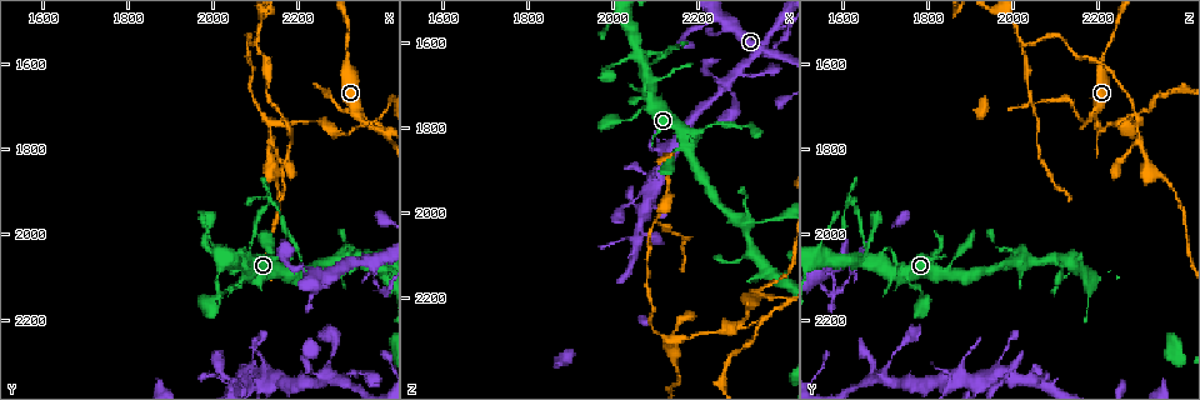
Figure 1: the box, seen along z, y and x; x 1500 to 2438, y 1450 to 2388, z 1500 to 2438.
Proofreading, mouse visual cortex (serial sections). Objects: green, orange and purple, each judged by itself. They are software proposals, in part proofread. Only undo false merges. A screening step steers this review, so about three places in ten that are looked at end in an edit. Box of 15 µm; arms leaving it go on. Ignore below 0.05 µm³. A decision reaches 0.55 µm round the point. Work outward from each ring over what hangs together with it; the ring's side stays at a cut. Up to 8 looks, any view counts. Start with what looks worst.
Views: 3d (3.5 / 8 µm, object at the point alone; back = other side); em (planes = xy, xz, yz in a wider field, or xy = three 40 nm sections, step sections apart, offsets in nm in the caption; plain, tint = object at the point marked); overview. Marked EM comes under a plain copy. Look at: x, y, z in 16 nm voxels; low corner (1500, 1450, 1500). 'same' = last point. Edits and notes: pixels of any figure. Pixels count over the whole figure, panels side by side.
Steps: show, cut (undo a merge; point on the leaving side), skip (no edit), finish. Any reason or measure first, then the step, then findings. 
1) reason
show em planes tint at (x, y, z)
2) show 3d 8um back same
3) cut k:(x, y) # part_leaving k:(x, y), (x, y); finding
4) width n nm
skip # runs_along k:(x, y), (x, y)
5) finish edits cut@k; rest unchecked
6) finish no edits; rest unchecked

three-way junction
show 3d 3.5um at (2350, 1730, 2185)

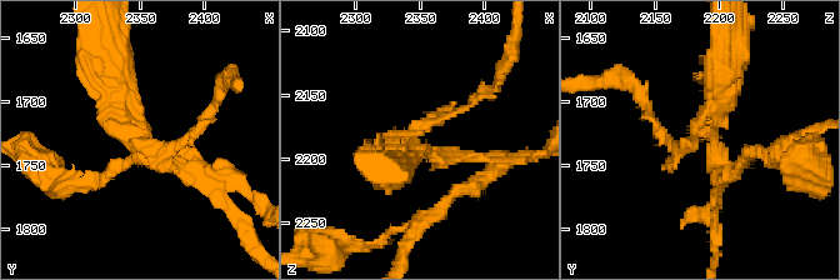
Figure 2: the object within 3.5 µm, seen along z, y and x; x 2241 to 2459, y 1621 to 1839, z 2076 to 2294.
arms 3; arm_widths 100, 200, 450 nm
show em xy step 2 tint at (2346, 1726, 2186)

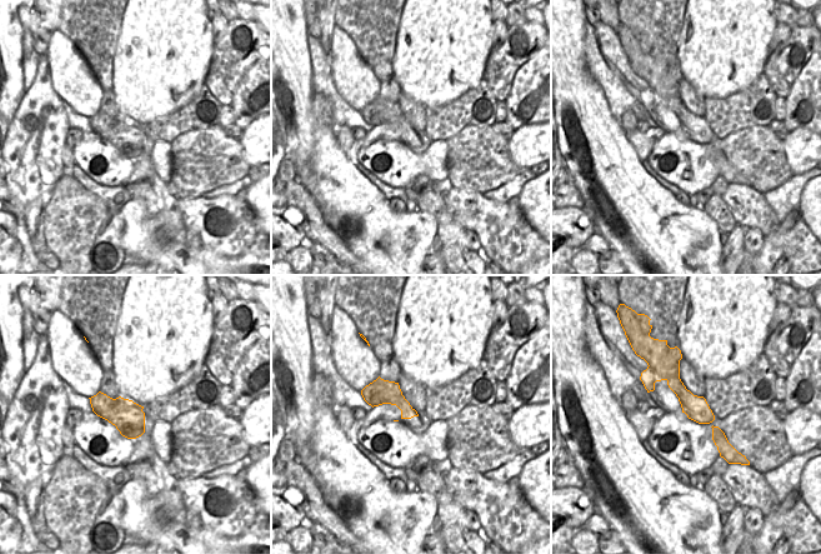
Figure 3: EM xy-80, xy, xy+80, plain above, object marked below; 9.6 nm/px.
cut 2:(671, 165) # two cells meet here

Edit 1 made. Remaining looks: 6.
show em planes tint at (2130, 1920, 1625)

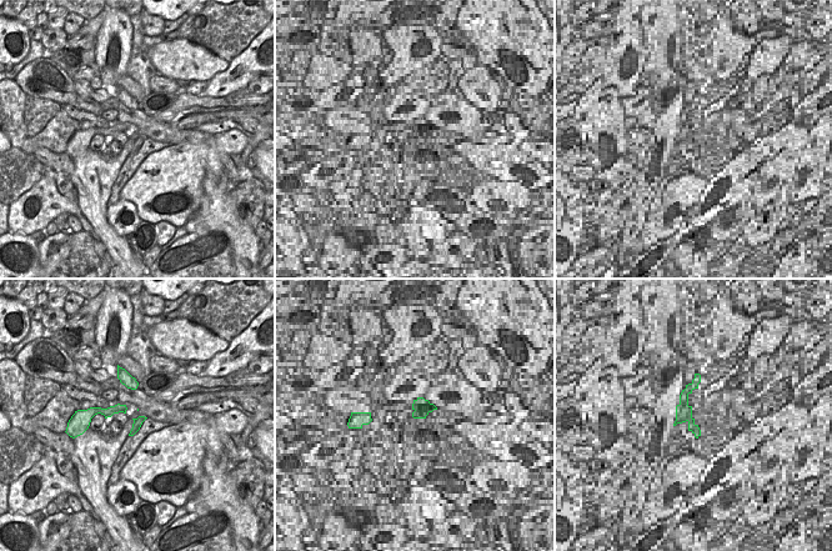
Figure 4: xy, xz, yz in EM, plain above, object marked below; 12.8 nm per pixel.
show 3d 3.5um same

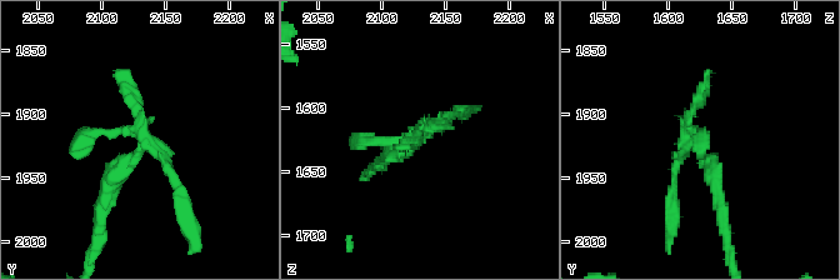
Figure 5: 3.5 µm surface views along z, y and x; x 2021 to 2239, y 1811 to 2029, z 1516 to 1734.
skip # runs_along 5:(379, 164), (464, 113); one cell here

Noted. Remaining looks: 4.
abrupt turn
show 3d 3.5um at (2315, 2045, 2020)

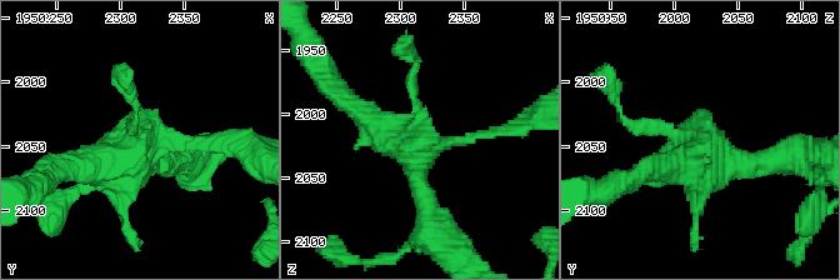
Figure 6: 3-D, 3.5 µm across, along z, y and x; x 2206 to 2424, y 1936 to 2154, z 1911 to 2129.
show em xy step 2 tint at (2312, 2050, 2024)

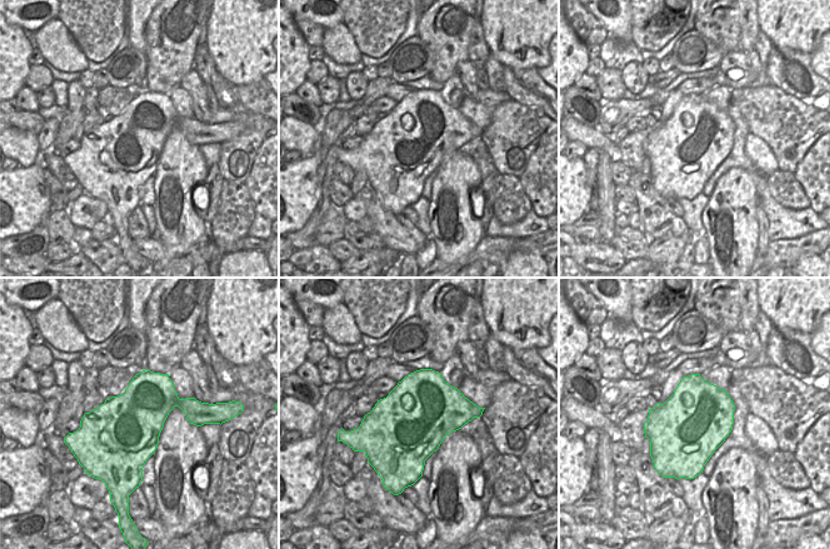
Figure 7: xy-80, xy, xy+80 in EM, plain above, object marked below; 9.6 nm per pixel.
show em planes tint same

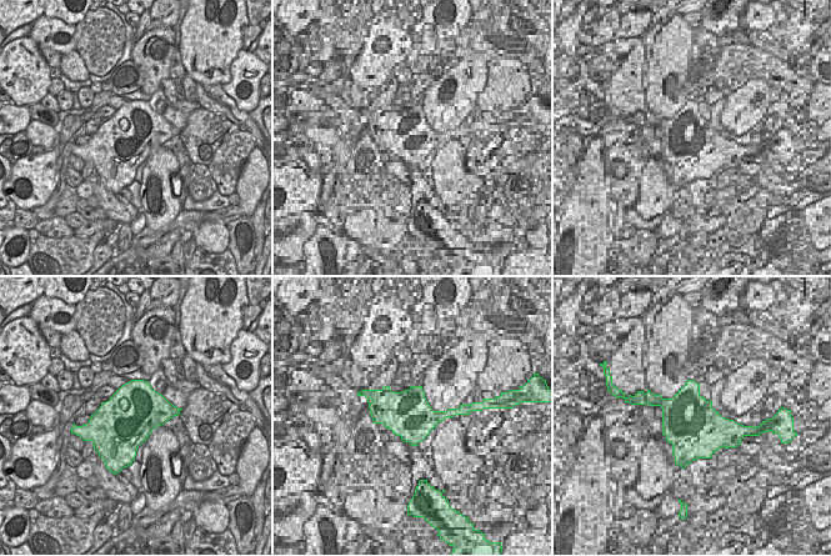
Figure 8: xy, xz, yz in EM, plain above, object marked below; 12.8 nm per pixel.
skip # runs_along 6:(343, 93), (408, 144), (430, 221); one cell here

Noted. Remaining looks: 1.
thick turns thin
show 3d 3.5um at (2390, 2125, 1595)

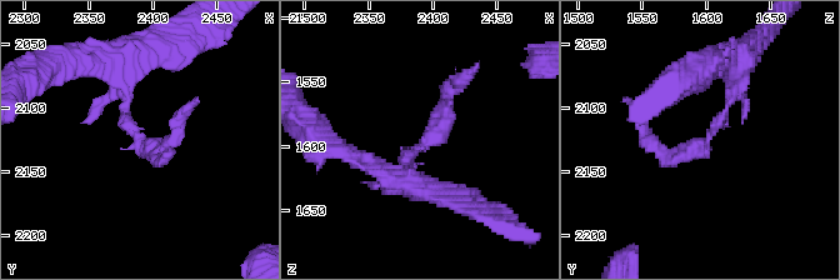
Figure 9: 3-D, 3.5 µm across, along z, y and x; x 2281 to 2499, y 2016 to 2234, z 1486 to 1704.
arm_widths 150, 200 nm
cut 9:(449, 121) # part_leaving 9:(419, 148), (469, 74); a second cell is stuck on

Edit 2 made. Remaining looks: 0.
finish edits cut@2, cut@9; rest unchecked

